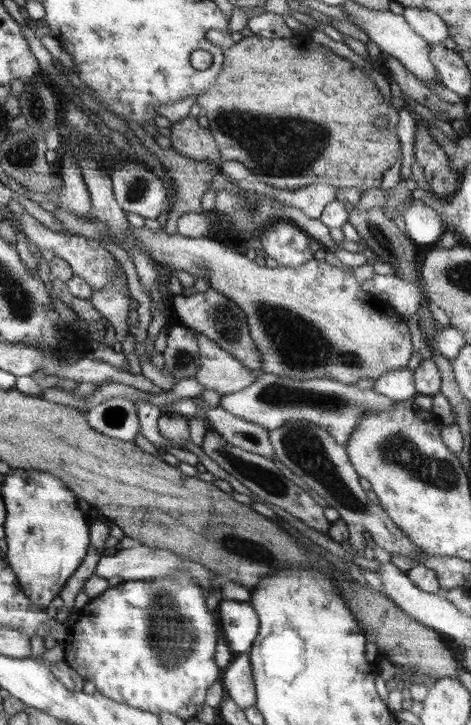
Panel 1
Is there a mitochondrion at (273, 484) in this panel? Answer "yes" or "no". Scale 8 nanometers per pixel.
yes

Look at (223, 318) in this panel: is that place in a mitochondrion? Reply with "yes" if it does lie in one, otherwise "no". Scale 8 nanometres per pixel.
yes

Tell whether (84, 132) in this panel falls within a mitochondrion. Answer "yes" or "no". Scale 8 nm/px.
no

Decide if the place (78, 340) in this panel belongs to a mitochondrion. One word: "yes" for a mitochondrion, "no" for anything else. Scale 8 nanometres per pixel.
no

